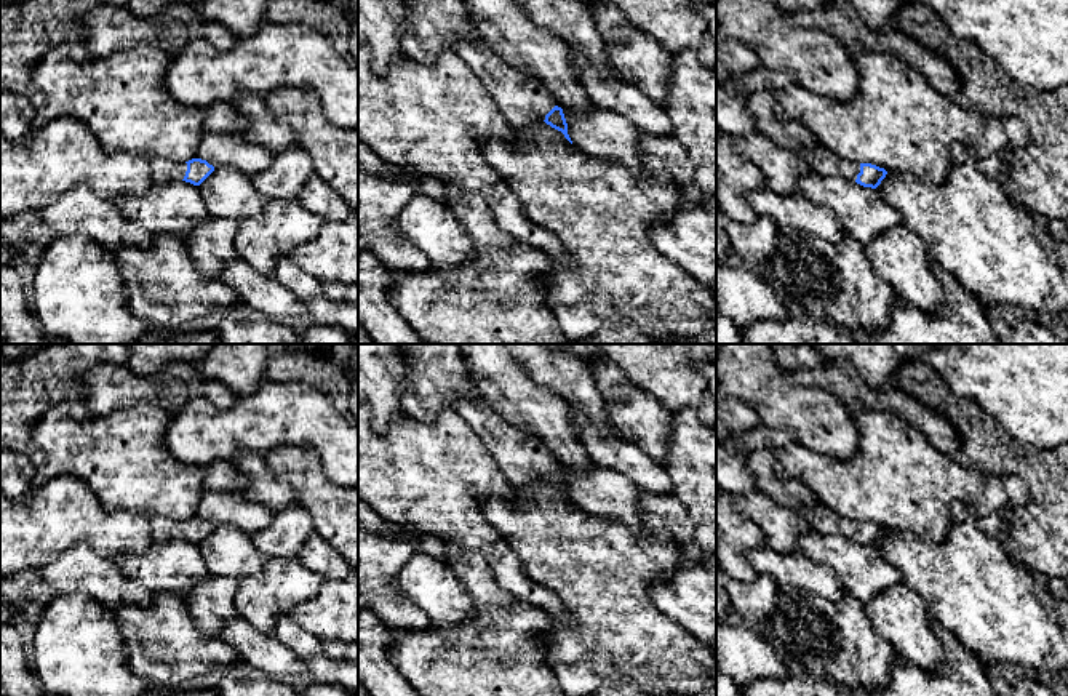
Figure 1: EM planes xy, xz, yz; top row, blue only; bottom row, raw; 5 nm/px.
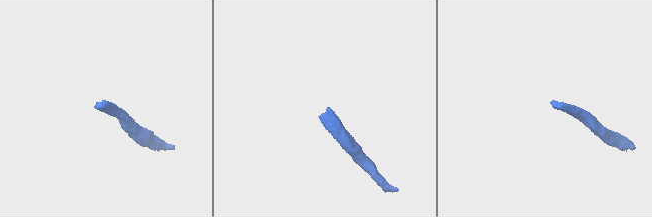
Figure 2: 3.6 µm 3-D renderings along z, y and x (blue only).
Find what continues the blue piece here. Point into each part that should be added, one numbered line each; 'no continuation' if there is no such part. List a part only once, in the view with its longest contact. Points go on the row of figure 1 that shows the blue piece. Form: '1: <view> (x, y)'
1: yz (822, 162)

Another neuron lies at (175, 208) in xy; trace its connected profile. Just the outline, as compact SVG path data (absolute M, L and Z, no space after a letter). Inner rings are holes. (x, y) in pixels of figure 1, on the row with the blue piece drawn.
M185 181L153 184L144 195L125 195L112 200L118 211L136 221L152 235L171 235L181 242L211 216L198 186Z

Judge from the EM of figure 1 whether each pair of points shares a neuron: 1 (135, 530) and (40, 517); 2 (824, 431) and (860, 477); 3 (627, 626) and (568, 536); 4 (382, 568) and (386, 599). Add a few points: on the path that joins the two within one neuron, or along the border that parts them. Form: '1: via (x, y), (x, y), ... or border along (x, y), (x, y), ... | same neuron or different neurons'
1: via (111, 530), (101, 530), (79, 517), (64, 517) | same neuron
2: border along (856, 423), (857, 450), (851, 456), (809, 450) | different neurons
3: via (608, 604), (601, 576), (584, 559) | same neuron
4: via (382, 576), (382, 591) | same neuron

